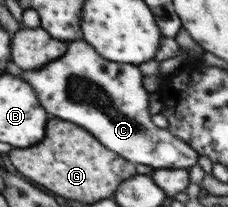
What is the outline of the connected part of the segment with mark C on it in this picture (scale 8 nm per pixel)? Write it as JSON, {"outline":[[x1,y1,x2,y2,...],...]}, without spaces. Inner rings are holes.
{"outline":[[74,41,70,43,68,51,62,57,54,59,48,63,48,67,40,67,34,71,24,71,18,69,18,75,24,75,24,79,36,89,38,99,42,107,52,113,54,117,60,117,64,121,72,121,86,131,90,131,104,147,110,151,118,153,120,157,148,165,154,170,158,169,190,169,193,165,198,164,198,152,186,143,182,138,175,136,168,129,158,128,151,119,150,115,150,92,144,88,144,74,136,65,131,63,116,63,102,59,94,47,90,47,86,41]]}

